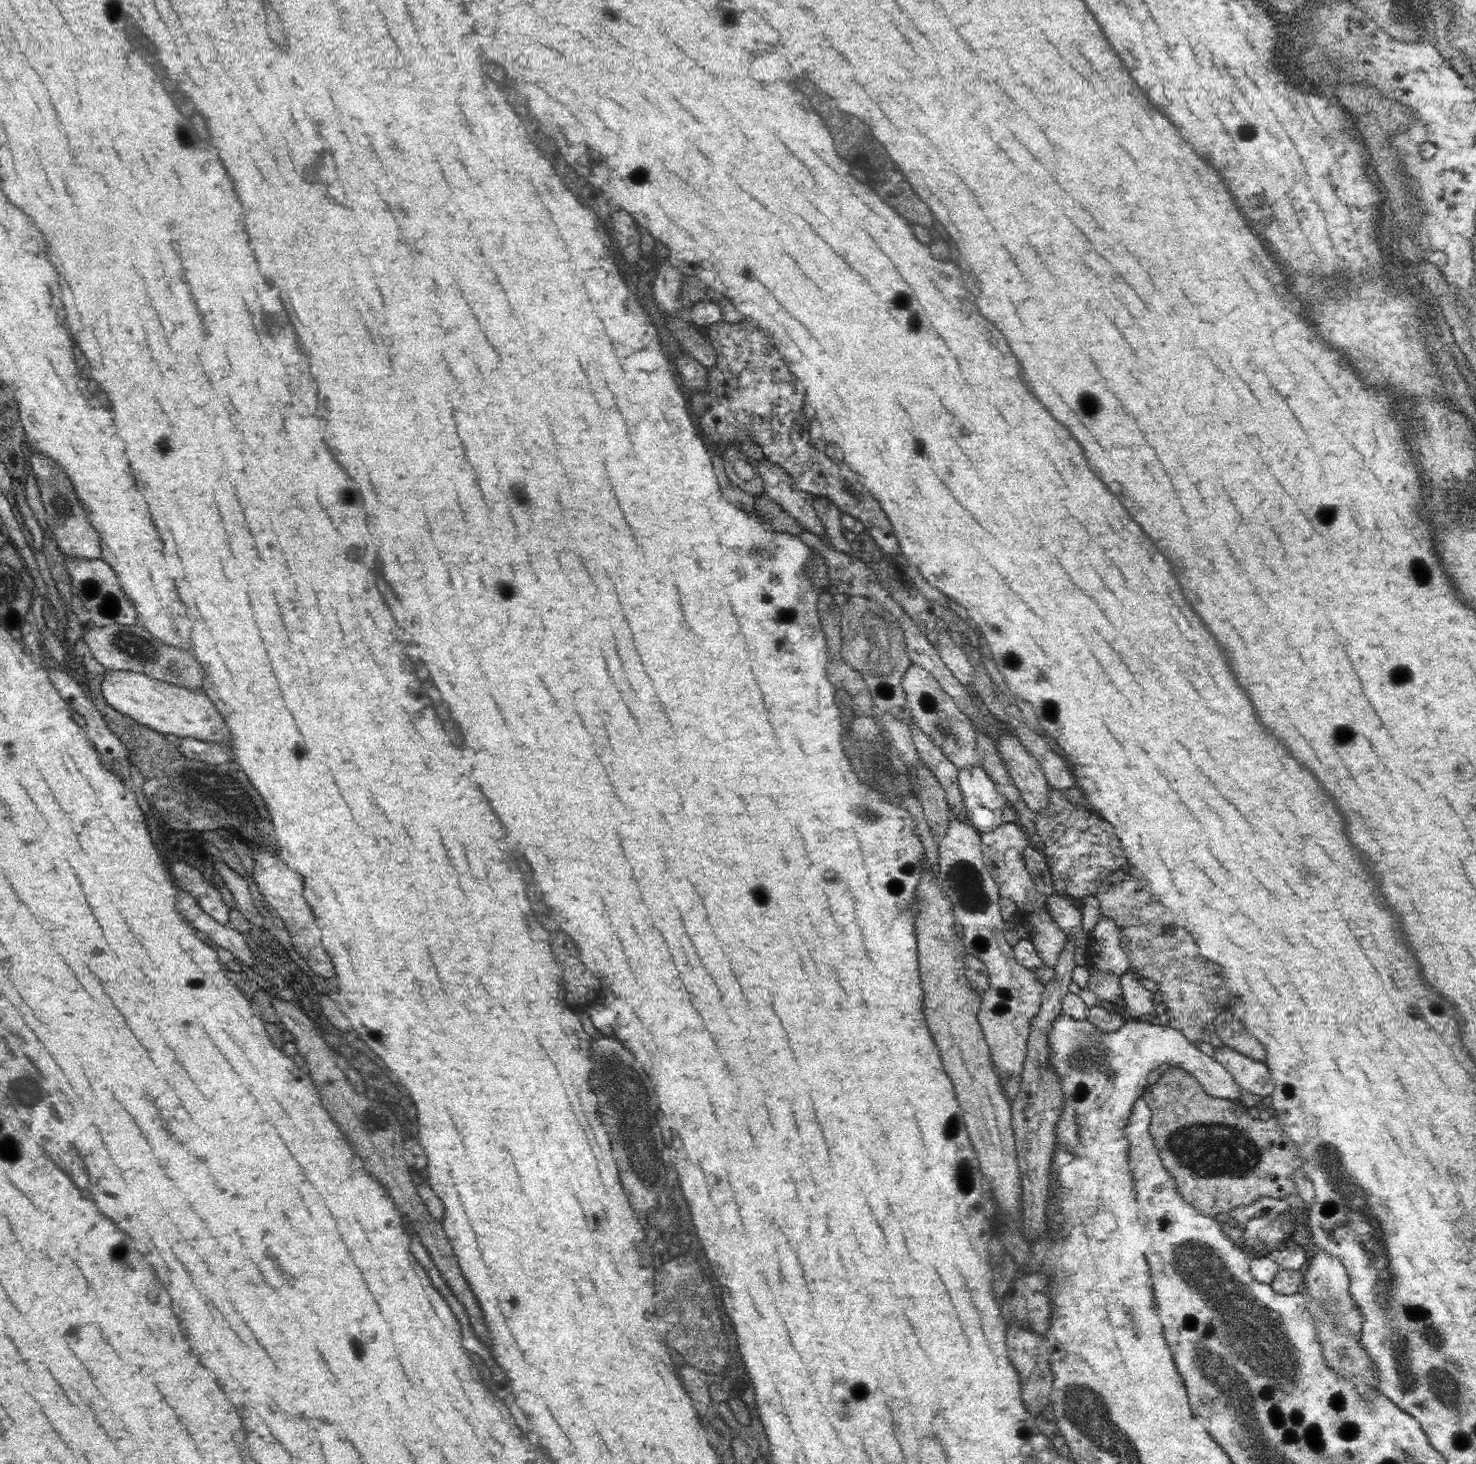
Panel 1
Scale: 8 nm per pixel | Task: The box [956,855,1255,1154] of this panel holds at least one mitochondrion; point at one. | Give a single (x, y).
(1089, 1057)

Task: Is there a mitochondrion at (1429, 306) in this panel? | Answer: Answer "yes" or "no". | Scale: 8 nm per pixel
no

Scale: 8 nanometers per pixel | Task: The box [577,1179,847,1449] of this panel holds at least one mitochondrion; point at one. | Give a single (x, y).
(680, 1274)

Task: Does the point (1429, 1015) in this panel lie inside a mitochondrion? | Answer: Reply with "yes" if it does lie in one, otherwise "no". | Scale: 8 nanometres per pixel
yes

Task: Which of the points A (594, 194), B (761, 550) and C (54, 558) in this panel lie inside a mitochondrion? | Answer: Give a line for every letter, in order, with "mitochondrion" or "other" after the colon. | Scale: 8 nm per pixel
A: other
B: mitochondrion
C: mitochondrion

